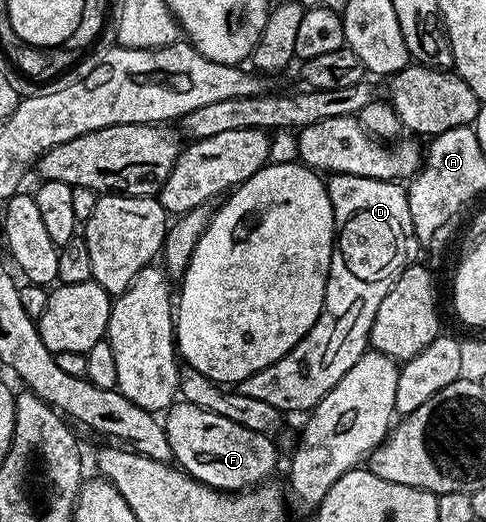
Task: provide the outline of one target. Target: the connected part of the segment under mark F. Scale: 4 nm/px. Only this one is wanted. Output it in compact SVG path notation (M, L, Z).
M179 400L165 410L164 424L168 447L172 447L172 458L177 468L200 483L213 489L221 489L224 493L236 493L263 484L269 478L266 476L278 465L278 449L270 442L273 440L267 434L248 431L248 427L240 427L240 423L232 423L232 419L224 419L224 415L216 415L204 407Z

